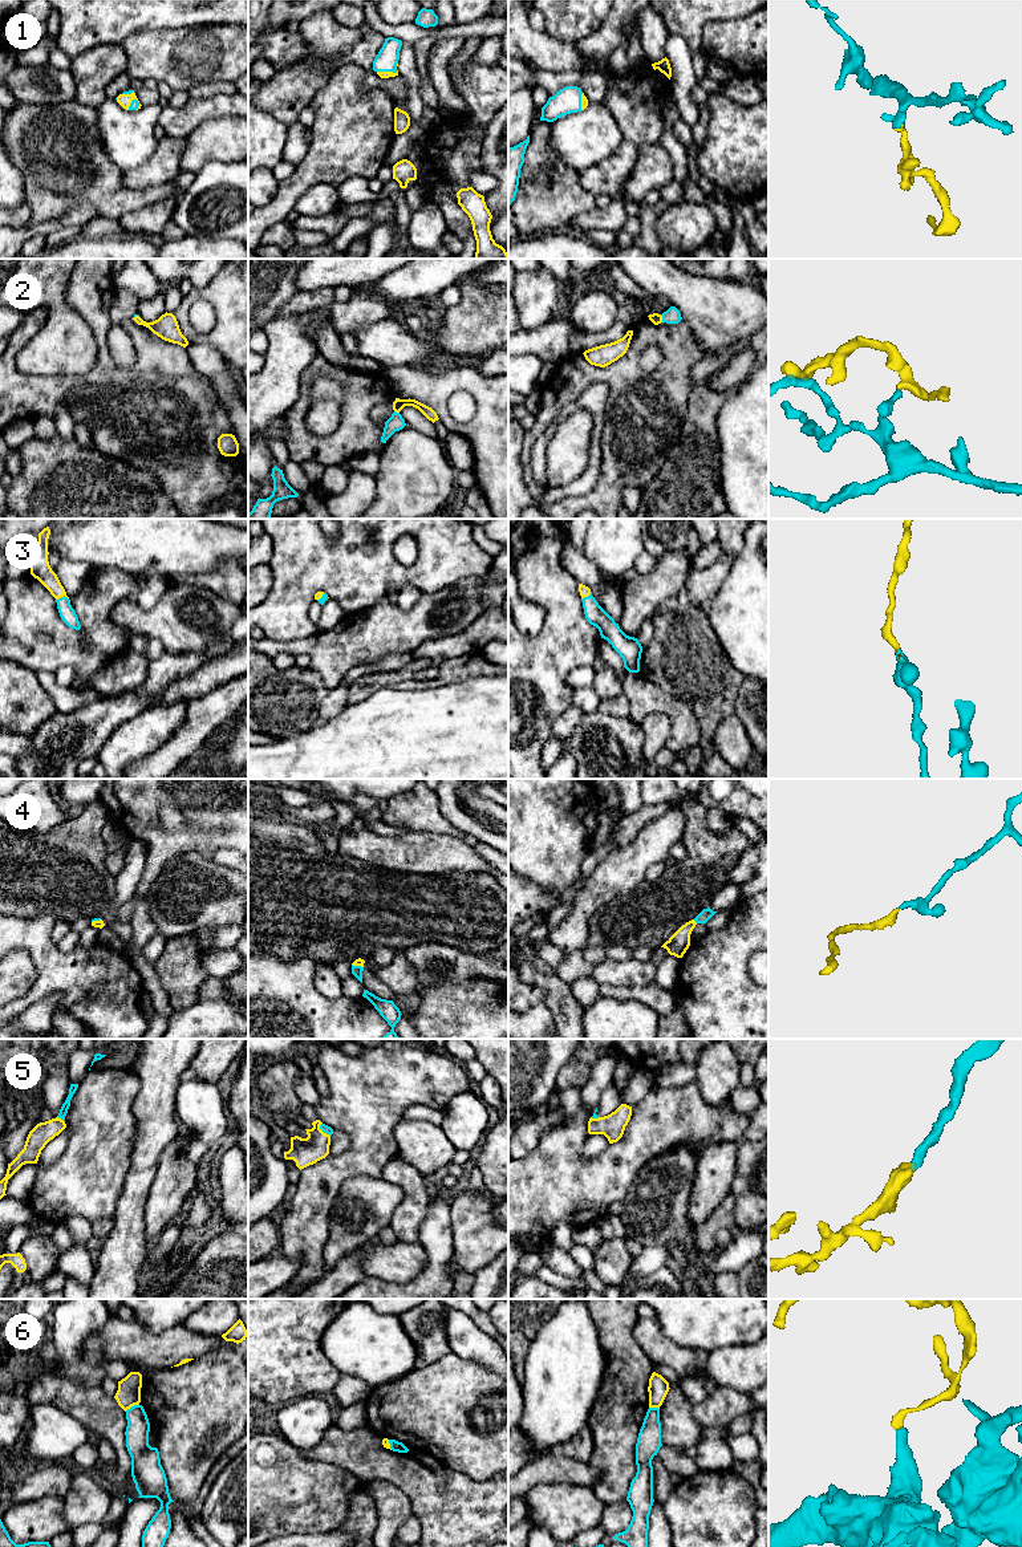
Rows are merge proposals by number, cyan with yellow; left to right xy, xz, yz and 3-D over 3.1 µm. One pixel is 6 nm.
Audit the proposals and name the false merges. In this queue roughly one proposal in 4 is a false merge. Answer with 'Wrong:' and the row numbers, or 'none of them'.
Wrong: 6

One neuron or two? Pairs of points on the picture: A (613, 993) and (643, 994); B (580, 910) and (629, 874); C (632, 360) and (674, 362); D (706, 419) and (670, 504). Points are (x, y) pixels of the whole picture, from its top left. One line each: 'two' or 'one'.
A: one
B: one
C: one
D: one

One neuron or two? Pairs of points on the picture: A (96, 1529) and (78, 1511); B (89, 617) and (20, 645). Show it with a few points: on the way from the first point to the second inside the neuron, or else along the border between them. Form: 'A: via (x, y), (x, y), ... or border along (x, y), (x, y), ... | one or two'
A: border along (100, 1522), (88, 1522), (71, 1531) | two
B: via (78, 637), (72, 644), (40, 644) | one

